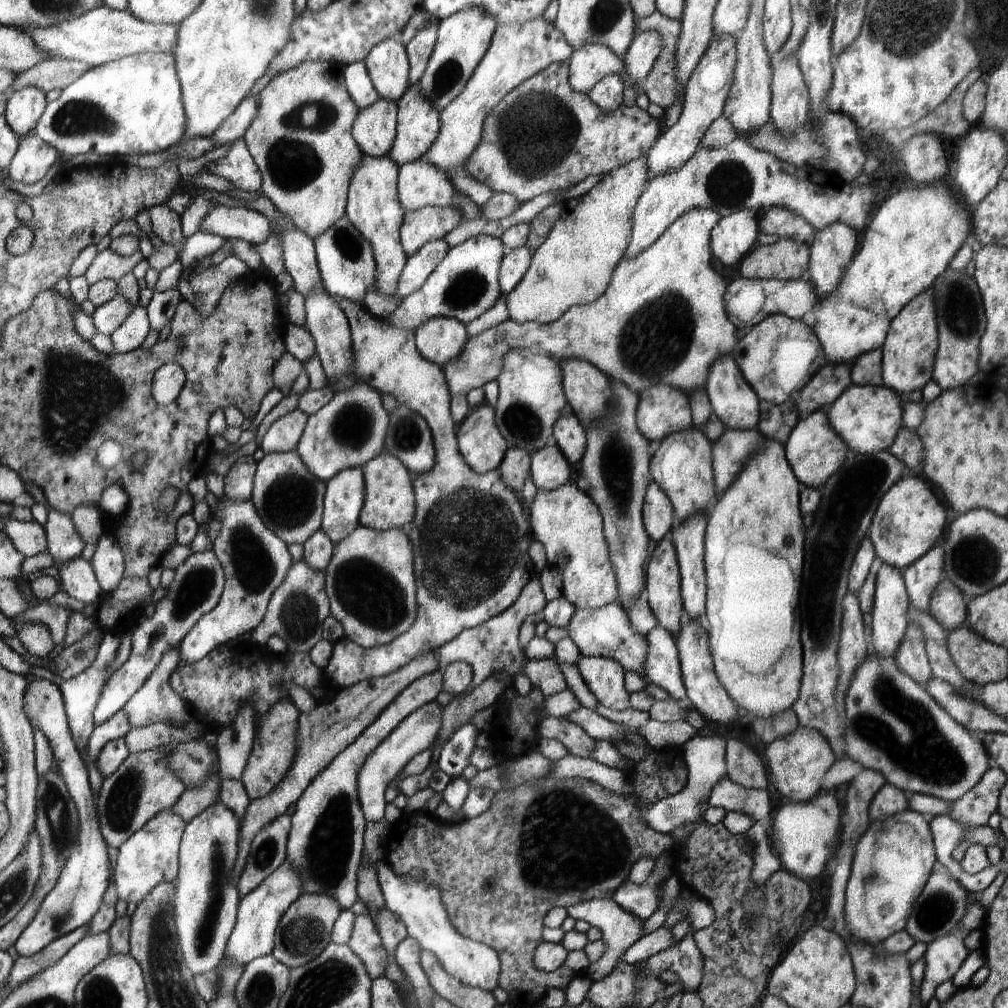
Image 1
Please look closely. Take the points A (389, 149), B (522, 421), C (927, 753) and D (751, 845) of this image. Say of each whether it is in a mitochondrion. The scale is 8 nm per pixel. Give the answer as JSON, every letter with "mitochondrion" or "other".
{"A":"other","B":"mitochondrion","C":"mitochondrion","D":"other"}

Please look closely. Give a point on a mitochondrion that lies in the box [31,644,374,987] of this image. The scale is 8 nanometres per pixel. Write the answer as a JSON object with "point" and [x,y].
{"point":[330,842]}

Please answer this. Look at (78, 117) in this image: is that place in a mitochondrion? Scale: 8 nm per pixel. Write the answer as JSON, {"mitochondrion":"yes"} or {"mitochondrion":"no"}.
{"mitochondrion":"yes"}

